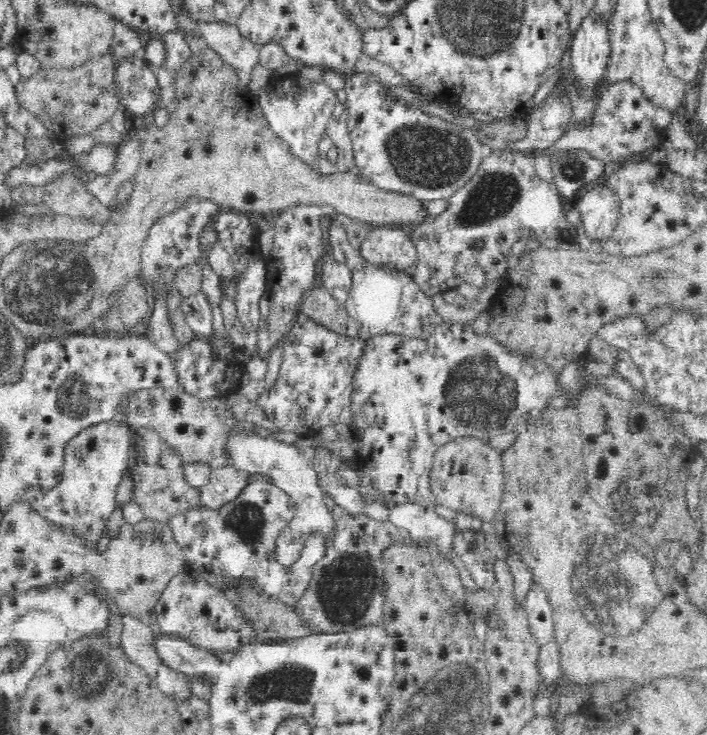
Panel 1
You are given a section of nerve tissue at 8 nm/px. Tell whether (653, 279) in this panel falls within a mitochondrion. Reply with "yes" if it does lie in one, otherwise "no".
yes

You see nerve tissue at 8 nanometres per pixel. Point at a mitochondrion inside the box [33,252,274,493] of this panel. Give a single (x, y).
(66, 402)

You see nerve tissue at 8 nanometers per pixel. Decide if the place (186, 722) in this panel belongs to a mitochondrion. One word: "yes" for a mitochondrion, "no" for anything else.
no

